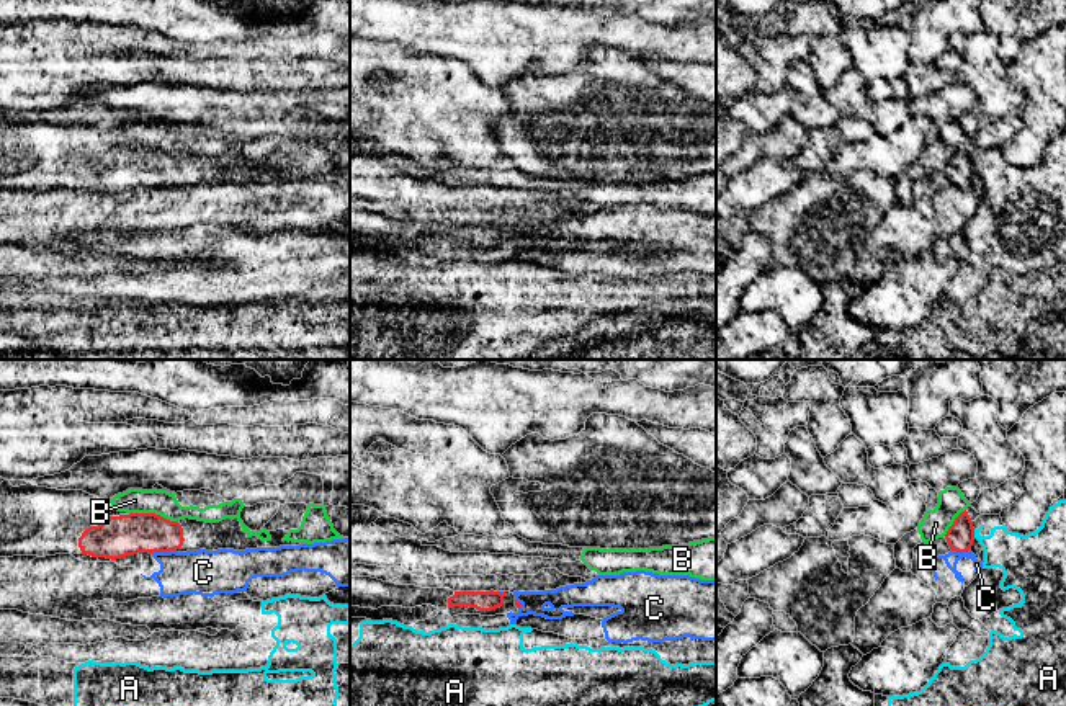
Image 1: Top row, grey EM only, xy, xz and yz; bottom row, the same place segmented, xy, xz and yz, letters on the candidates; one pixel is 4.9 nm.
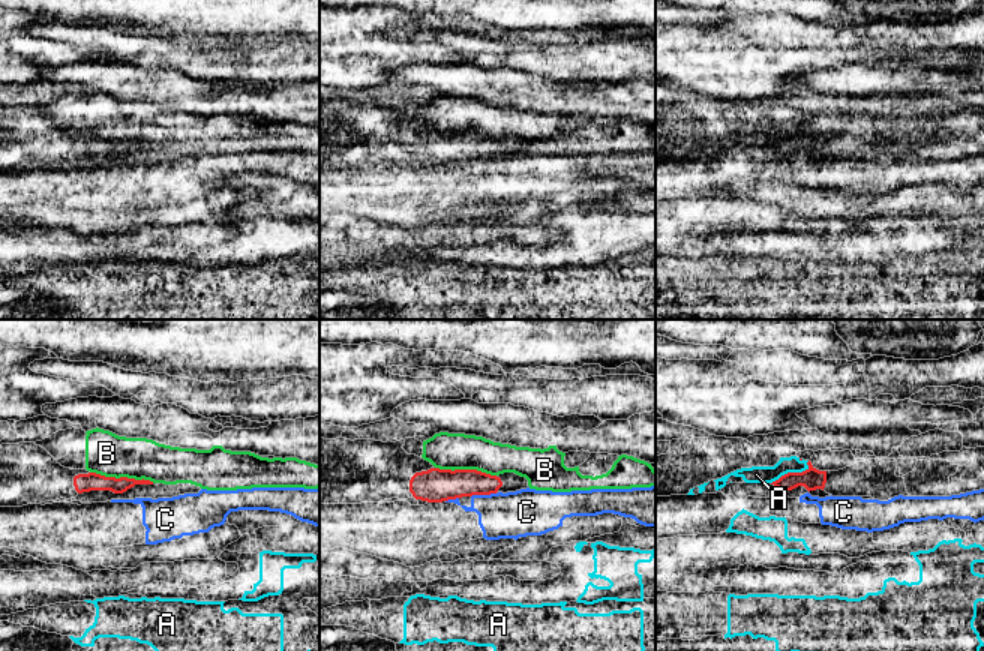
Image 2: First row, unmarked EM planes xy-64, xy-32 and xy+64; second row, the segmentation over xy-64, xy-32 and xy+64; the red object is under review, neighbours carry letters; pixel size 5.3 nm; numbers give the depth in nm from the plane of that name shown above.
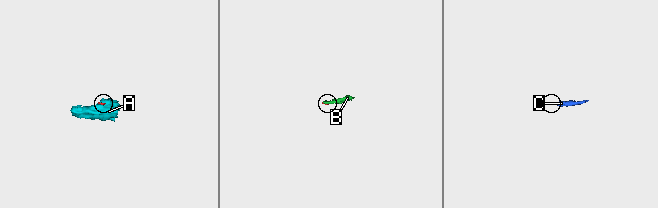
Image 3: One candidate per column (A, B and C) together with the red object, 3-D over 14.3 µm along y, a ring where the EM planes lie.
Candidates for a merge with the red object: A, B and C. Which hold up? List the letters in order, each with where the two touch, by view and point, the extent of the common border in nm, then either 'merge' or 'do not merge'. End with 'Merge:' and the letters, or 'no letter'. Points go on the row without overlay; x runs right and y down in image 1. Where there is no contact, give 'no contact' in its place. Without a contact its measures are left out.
A: meets red in yz at (973, 169); contact 50 nm long; do not merge
B: meets red in xy at (149, 147); contact 200 nm long; do not merge
C: meets red in xy at (162, 185); contact 130 nm long; do not merge
Merge: no letter

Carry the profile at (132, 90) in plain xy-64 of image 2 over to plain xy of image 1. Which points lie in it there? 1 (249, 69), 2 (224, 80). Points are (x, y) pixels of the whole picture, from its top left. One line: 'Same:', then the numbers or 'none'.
Same: none

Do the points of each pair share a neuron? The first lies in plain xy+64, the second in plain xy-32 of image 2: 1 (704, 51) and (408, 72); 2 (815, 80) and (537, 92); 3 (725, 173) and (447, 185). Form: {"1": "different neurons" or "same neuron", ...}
{"1": "different neurons", "2": "same neuron", "3": "same neuron"}

